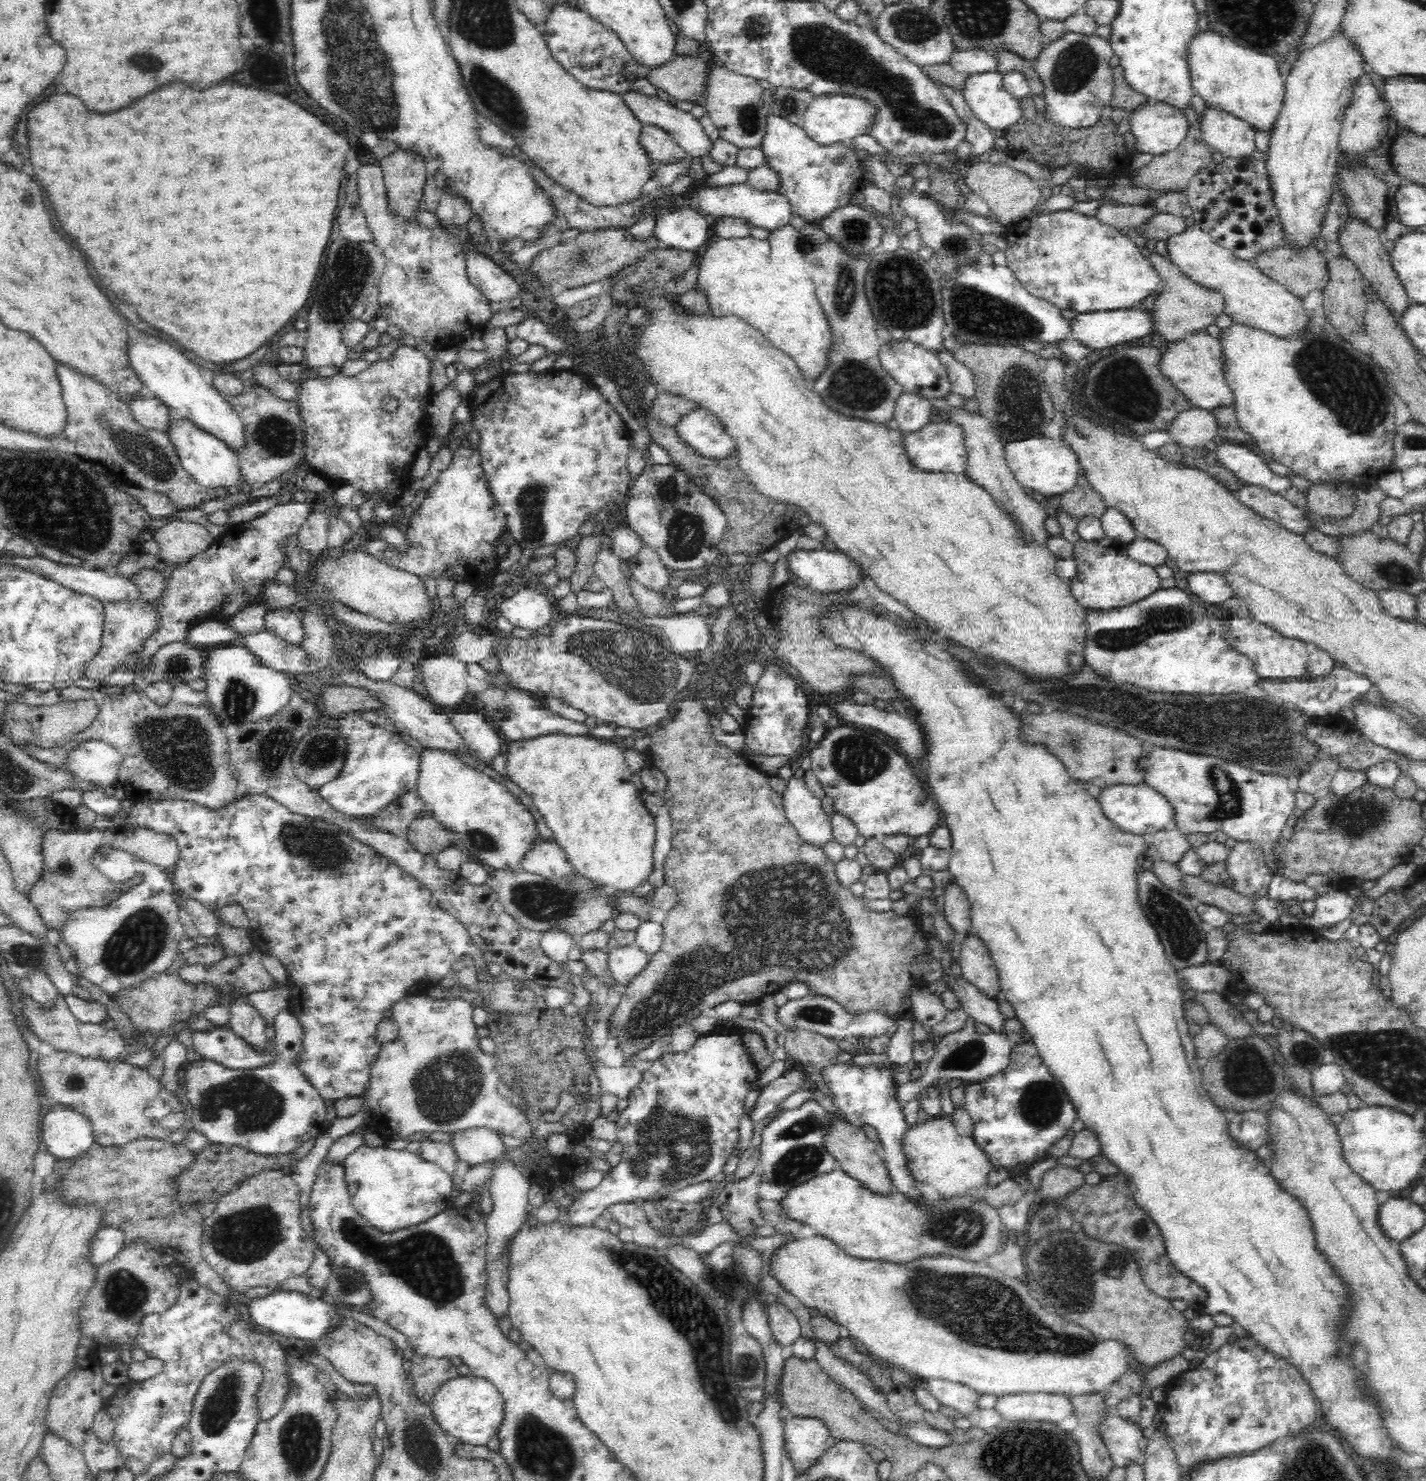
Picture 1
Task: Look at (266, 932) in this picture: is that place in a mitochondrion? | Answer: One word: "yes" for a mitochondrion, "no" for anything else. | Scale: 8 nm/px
no

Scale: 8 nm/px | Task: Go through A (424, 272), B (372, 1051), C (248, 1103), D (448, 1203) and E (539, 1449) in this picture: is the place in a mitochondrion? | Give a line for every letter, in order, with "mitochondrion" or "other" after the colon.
A: mitochondrion
B: other
C: mitochondrion
D: other
E: mitochondrion

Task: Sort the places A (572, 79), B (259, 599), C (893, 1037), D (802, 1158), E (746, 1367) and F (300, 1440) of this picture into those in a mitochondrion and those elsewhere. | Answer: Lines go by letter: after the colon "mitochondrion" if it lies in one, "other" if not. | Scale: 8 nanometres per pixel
A: other
B: other
C: other
D: mitochondrion
E: mitochondrion
F: mitochondrion

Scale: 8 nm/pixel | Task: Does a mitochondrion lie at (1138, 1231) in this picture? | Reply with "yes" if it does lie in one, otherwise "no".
yes

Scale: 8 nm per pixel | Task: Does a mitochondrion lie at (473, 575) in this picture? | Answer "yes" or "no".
no

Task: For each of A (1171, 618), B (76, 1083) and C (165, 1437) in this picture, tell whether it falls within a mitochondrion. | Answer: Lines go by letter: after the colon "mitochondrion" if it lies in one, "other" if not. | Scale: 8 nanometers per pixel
A: mitochondrion
B: mitochondrion
C: other

